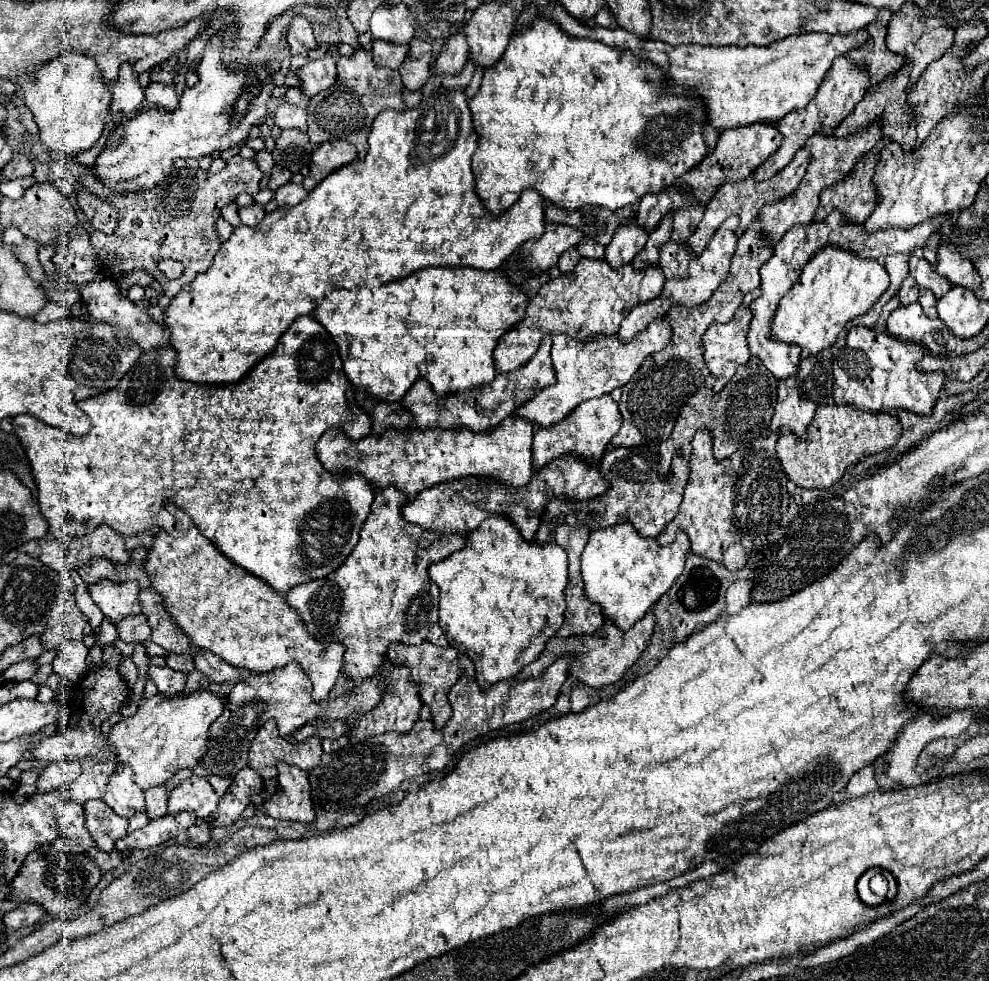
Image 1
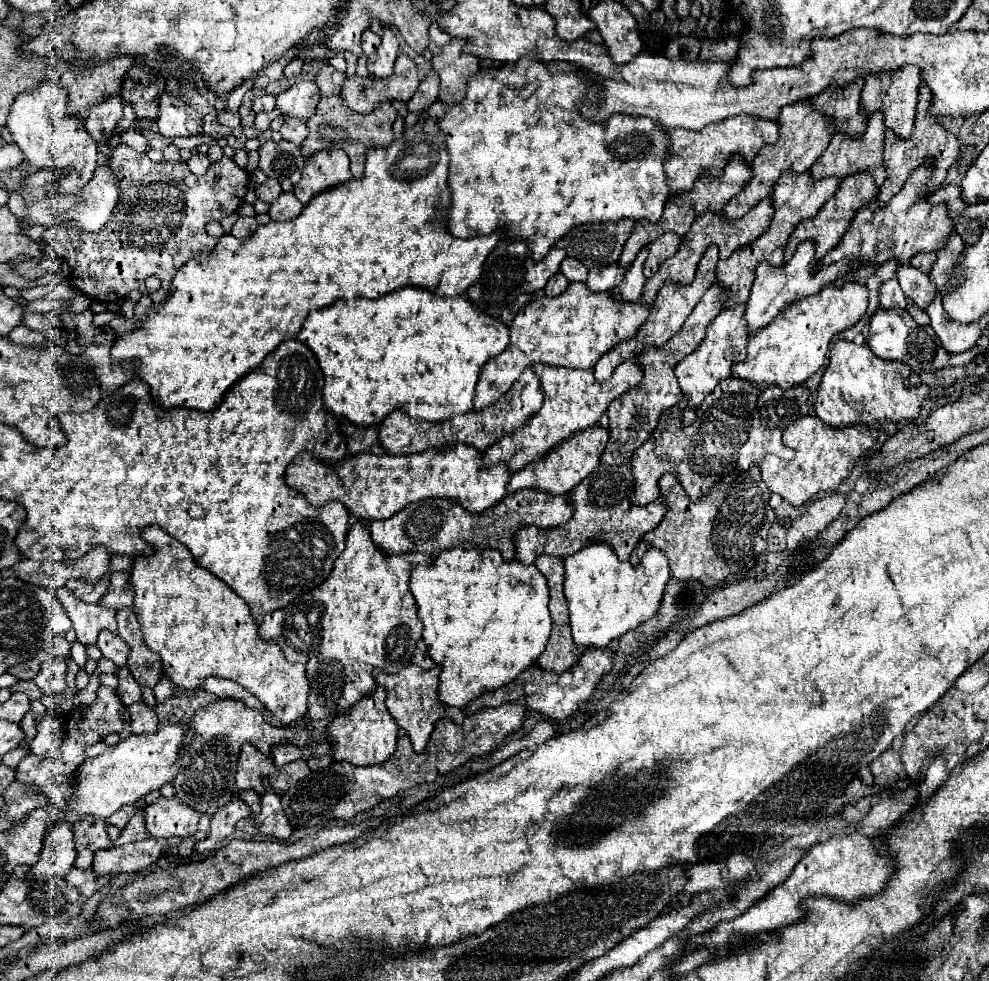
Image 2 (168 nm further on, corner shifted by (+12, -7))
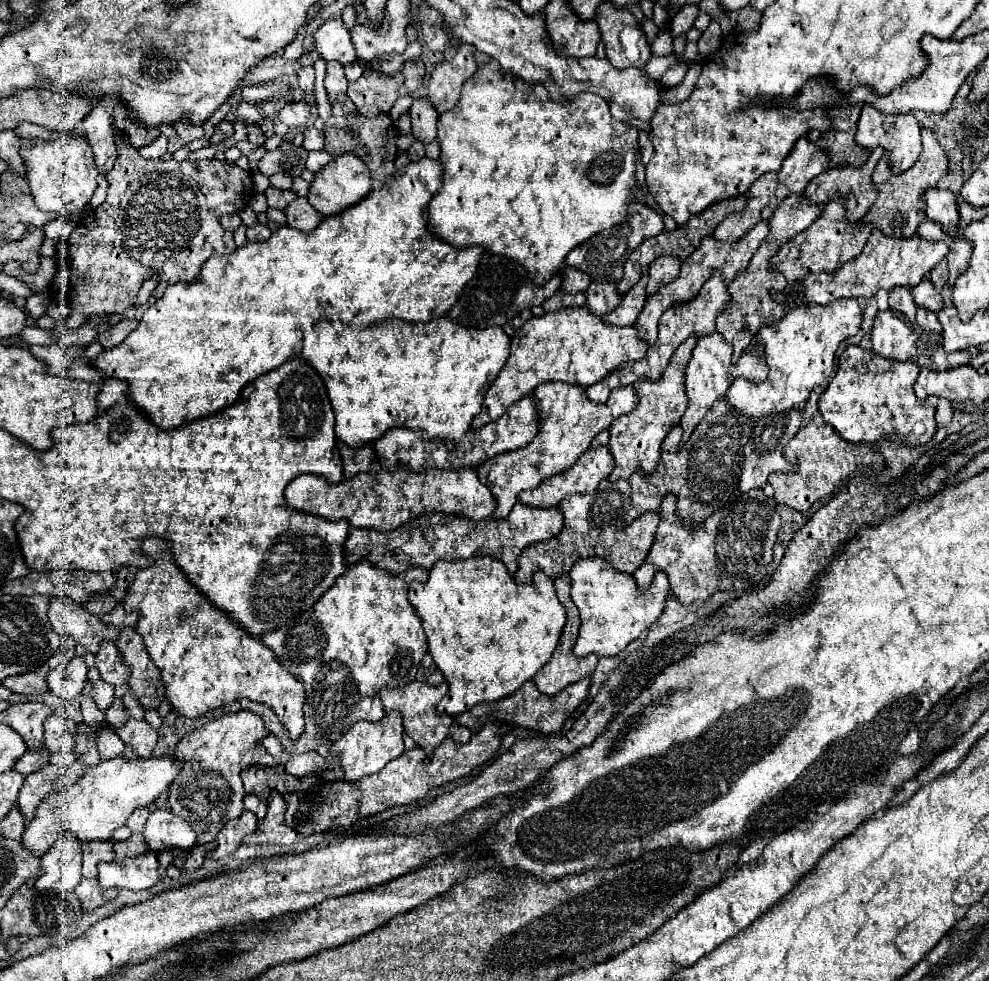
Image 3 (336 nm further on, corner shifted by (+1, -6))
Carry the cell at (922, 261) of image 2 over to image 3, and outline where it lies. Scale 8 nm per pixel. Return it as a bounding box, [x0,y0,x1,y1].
[928,259,948,291]

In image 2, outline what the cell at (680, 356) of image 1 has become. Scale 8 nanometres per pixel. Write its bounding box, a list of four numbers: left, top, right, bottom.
[601,282,725,466]

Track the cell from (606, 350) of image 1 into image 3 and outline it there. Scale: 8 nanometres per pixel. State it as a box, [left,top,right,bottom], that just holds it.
[476,383,636,519]

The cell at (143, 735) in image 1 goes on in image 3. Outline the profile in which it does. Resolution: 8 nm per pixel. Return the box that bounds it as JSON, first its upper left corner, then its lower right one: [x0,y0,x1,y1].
[22,755,180,857]

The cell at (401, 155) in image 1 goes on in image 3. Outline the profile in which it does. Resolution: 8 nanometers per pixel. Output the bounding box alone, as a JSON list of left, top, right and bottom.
[88,157,484,431]

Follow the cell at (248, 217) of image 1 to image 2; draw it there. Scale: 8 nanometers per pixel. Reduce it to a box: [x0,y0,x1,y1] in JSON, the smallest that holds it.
[231,216,257,238]

